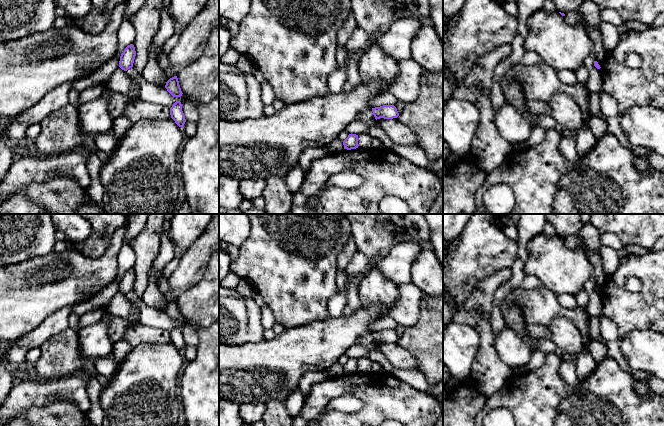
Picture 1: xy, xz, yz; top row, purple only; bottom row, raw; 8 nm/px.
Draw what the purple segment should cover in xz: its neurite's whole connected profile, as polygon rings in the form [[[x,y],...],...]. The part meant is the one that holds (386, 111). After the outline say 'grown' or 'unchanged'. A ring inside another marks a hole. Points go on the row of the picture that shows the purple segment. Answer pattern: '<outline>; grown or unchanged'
[[[383,105],[380,107],[372,108],[375,119],[393,119],[399,116],[399,113],[394,105]]]; unchanged

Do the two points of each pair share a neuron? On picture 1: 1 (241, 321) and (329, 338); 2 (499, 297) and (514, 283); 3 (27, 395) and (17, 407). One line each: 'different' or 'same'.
1: different
2: same
3: same

